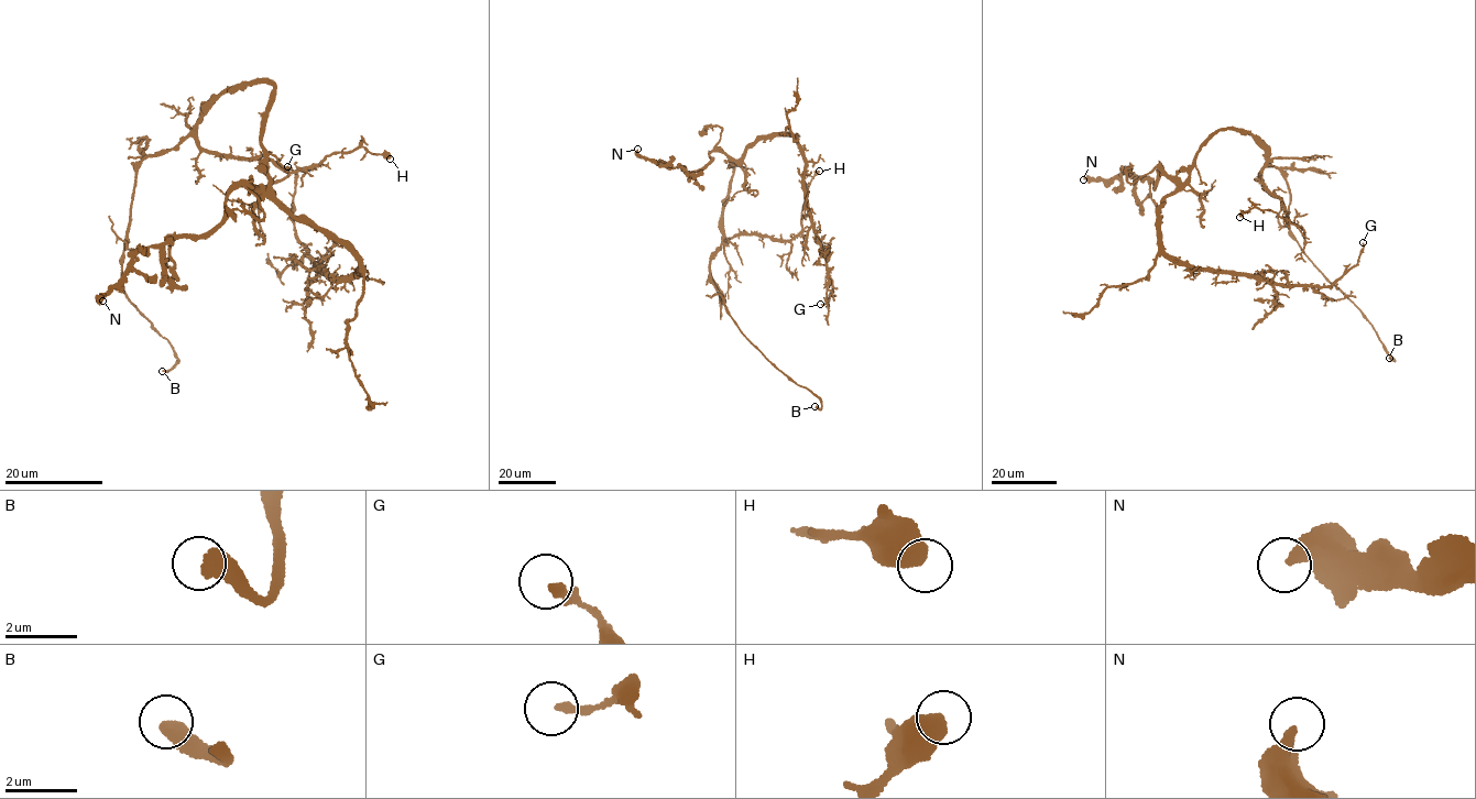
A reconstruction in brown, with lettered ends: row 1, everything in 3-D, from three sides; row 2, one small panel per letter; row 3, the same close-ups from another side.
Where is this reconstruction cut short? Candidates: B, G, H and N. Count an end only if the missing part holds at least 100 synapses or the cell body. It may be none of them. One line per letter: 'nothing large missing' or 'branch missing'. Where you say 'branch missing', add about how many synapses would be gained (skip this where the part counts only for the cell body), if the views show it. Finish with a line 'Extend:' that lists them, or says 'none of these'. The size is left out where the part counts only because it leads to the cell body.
B: branch missing
G: nothing large missing
H: nothing large missing
N: nothing large missing
Extend: B

